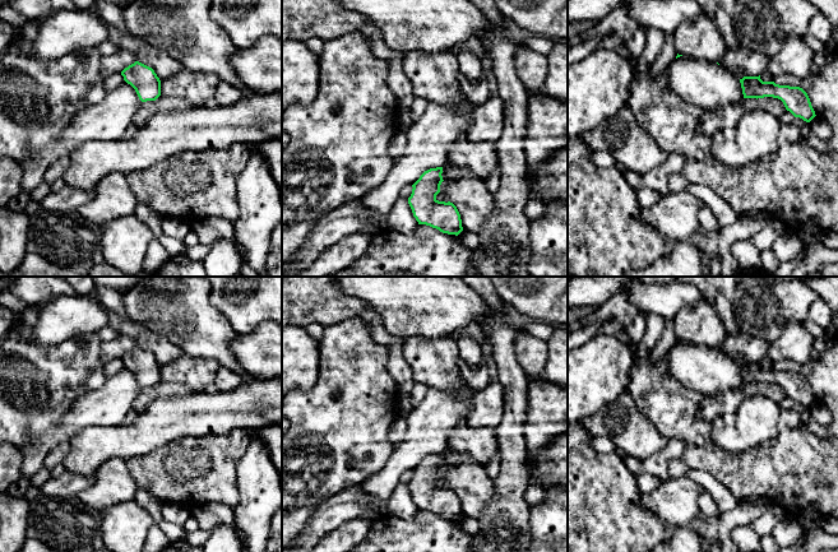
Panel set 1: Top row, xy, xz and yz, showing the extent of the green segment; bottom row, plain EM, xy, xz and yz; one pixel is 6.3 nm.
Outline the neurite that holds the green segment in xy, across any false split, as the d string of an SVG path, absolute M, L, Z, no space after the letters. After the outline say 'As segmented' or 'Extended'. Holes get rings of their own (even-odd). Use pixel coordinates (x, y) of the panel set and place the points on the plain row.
M135 347L124 354L121 361L142 388L156 386L161 381L161 366L152 353Z. As segmented

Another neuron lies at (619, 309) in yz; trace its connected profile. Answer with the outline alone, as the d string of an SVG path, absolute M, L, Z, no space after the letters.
M620 289L592 314L568 324L568 334L594 321L614 321L626 328L638 314L640 310L630 301L628 291Z

